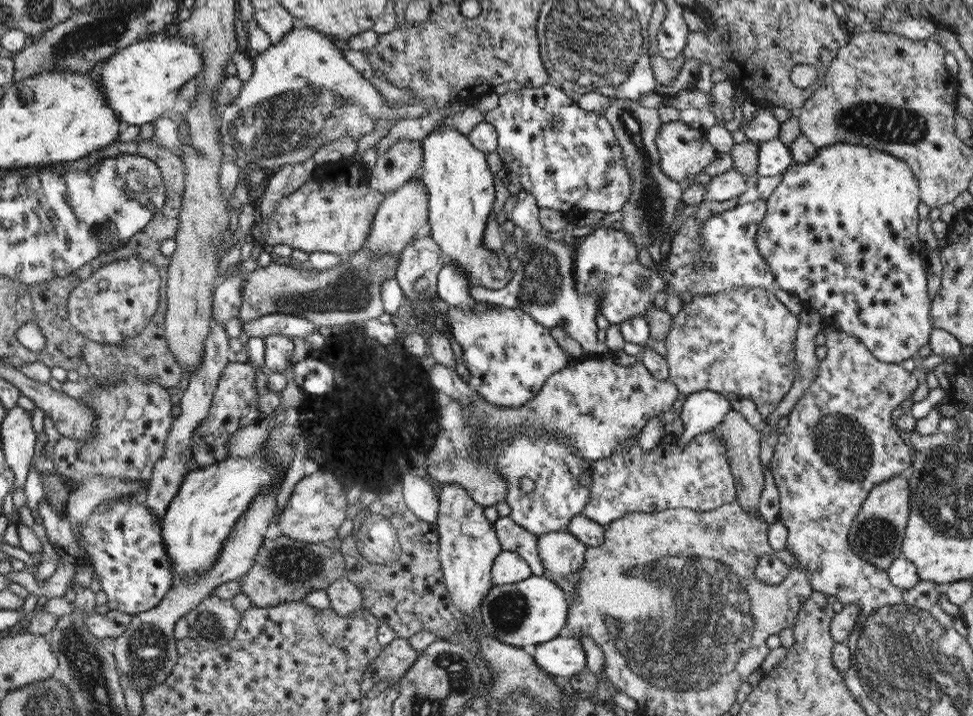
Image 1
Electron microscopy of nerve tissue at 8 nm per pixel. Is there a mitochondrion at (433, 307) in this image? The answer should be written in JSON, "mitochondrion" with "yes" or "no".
{"mitochondrion":"no"}

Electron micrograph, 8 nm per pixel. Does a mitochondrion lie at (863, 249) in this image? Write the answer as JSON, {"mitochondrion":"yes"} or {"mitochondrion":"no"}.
{"mitochondrion":"no"}

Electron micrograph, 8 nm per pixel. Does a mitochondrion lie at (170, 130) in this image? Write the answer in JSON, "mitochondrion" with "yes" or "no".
{"mitochondrion":"no"}

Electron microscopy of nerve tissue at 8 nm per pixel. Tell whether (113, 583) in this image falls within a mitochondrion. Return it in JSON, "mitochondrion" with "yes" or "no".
{"mitochondrion":"no"}

